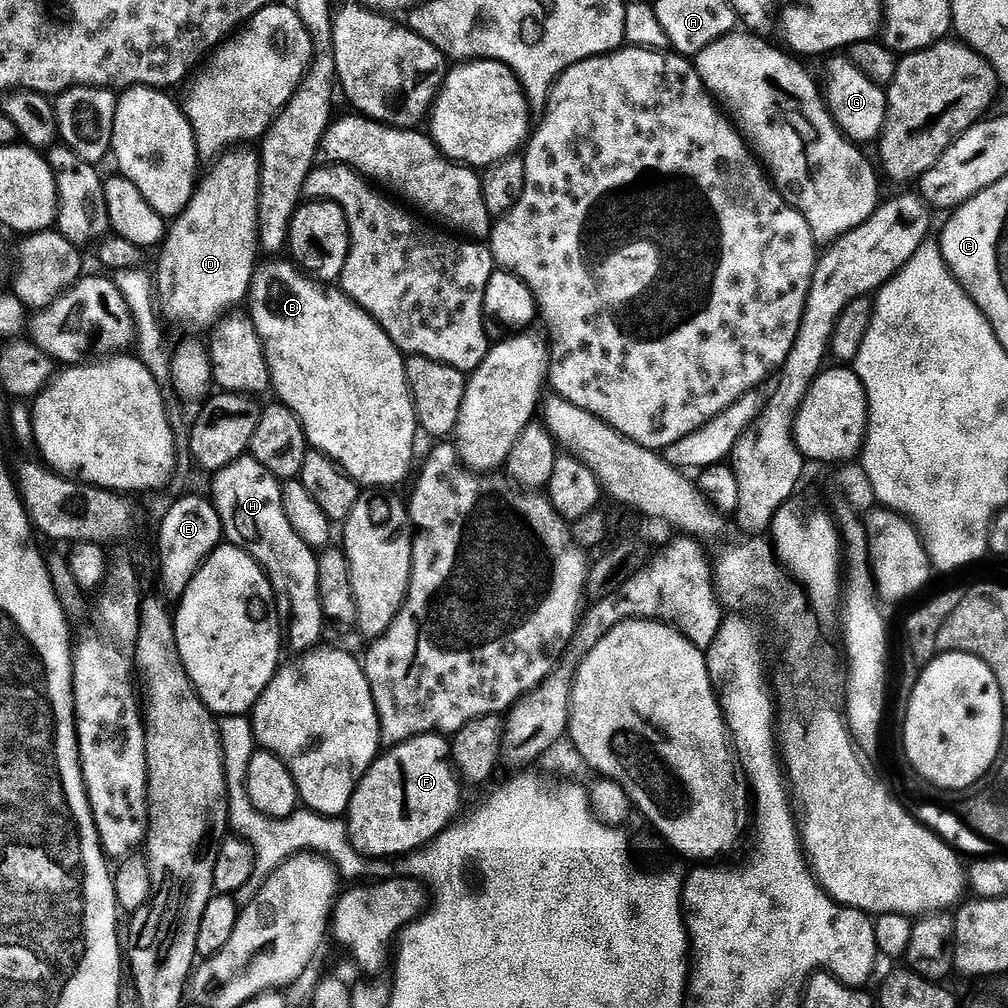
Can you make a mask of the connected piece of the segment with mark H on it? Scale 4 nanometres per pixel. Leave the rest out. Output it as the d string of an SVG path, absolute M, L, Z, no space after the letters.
M250 454L238 457L211 478L213 480L210 501L212 507L216 509L218 518L221 519L223 539L250 554L250 558L254 558L266 574L276 599L276 613L280 615L280 627L287 647L289 644L296 654L312 651L321 643L320 635L324 632L324 624L326 625L326 617L318 594L318 556L310 545L302 542L298 534L294 534L294 526L290 526L290 518L286 518L286 509L282 507L281 481Z

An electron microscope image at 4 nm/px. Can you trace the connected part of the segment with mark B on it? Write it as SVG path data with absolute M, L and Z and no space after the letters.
M295 263L288 264L264 264L257 267L252 275L252 284L248 287L246 297L246 311L252 317L254 326L264 343L264 357L270 370L272 379L271 391L276 392L275 399L286 405L302 422L304 433L309 445L315 451L326 454L336 463L358 486L368 490L388 490L391 484L400 484L408 476L412 468L412 459L416 456L416 436L418 437L418 425L416 422L416 411L412 395L408 389L408 379L404 369L405 353L394 346L392 337L378 326L378 322L366 310L362 310L348 295L339 287L329 286L311 275L305 274Z

